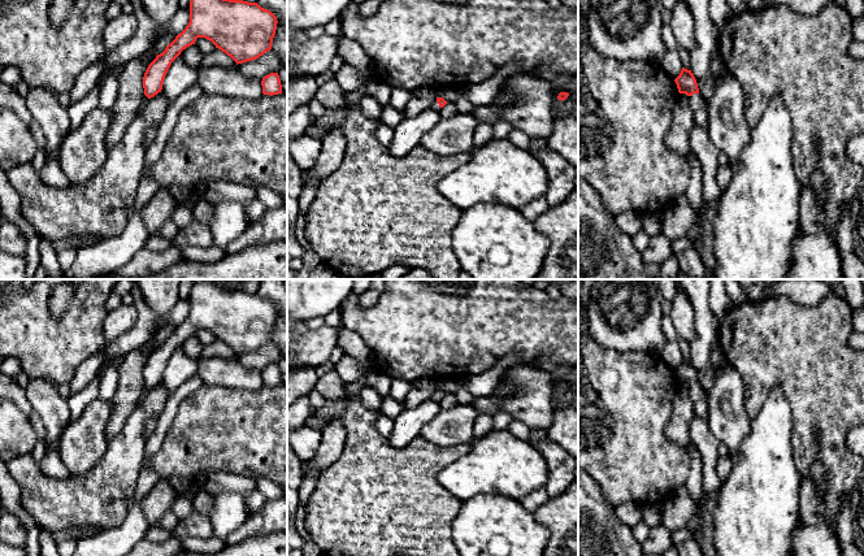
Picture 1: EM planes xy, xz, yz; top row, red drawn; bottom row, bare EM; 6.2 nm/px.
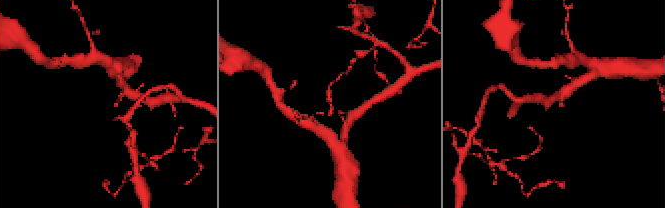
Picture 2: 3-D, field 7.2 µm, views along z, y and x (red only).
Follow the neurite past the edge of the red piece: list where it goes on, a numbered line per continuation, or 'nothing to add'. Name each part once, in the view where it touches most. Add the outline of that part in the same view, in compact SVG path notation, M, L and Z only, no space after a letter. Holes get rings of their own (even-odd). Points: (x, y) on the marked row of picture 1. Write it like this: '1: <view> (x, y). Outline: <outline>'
1: yz (699, 107). Outline: M694 94L689 96L689 101L694 113L694 122L699 125L702 129L708 127L708 109L707 109L707 103L702 97L700 94Z

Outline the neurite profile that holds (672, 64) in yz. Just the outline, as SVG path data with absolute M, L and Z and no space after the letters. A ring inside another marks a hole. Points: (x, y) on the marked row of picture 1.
M667 51L663 60L659 64L673 79L676 79L680 75L683 68L680 51Z

